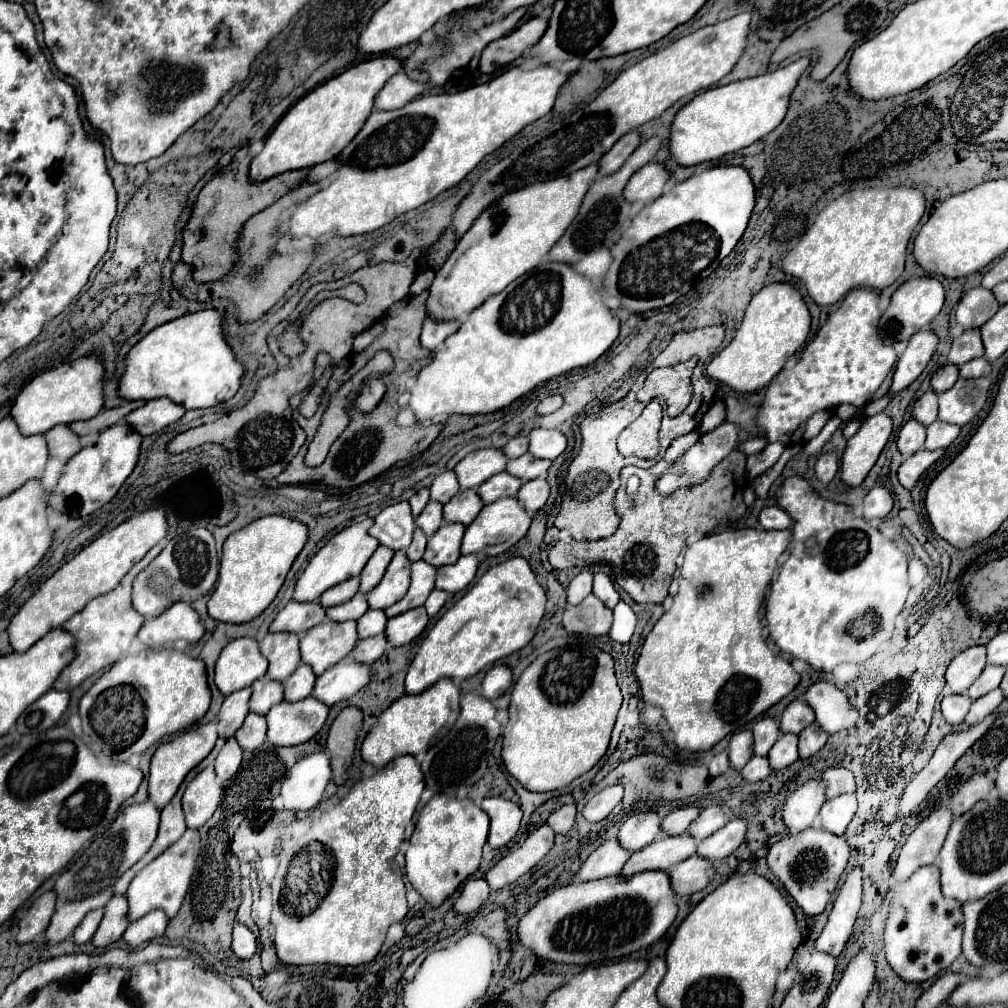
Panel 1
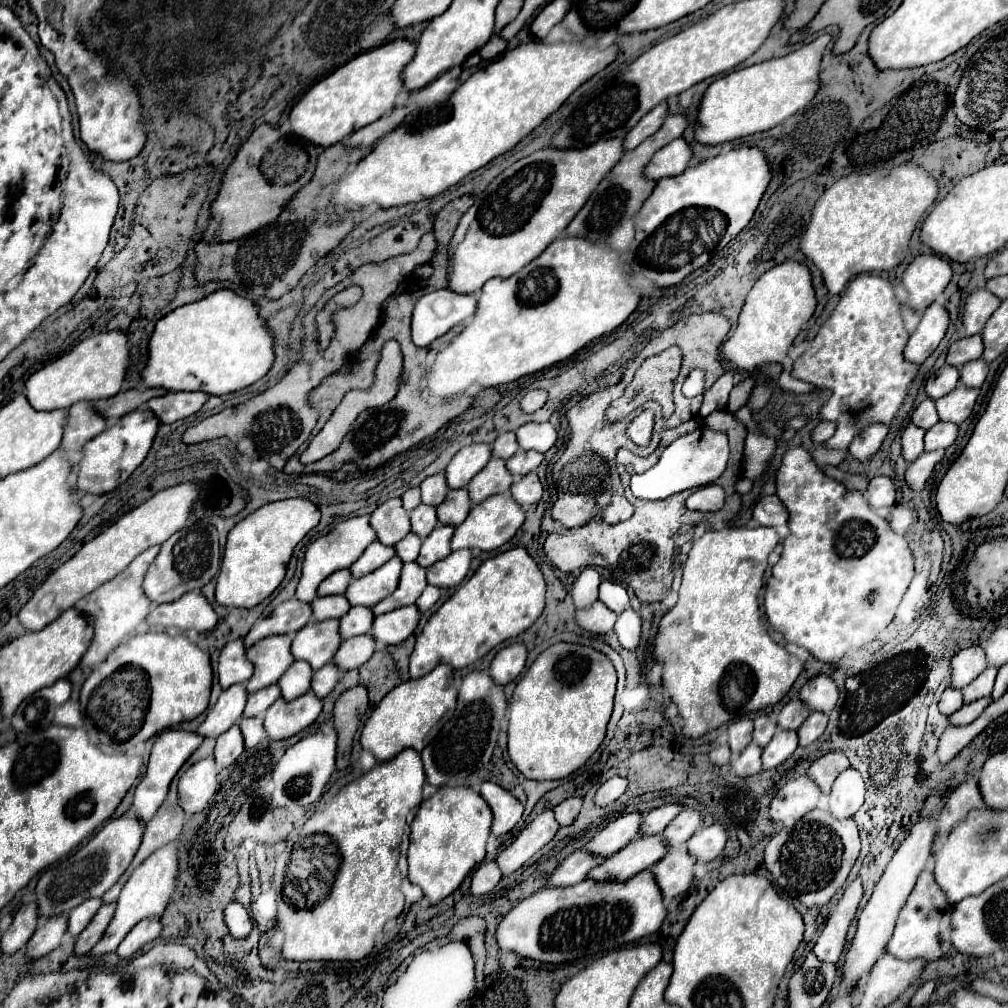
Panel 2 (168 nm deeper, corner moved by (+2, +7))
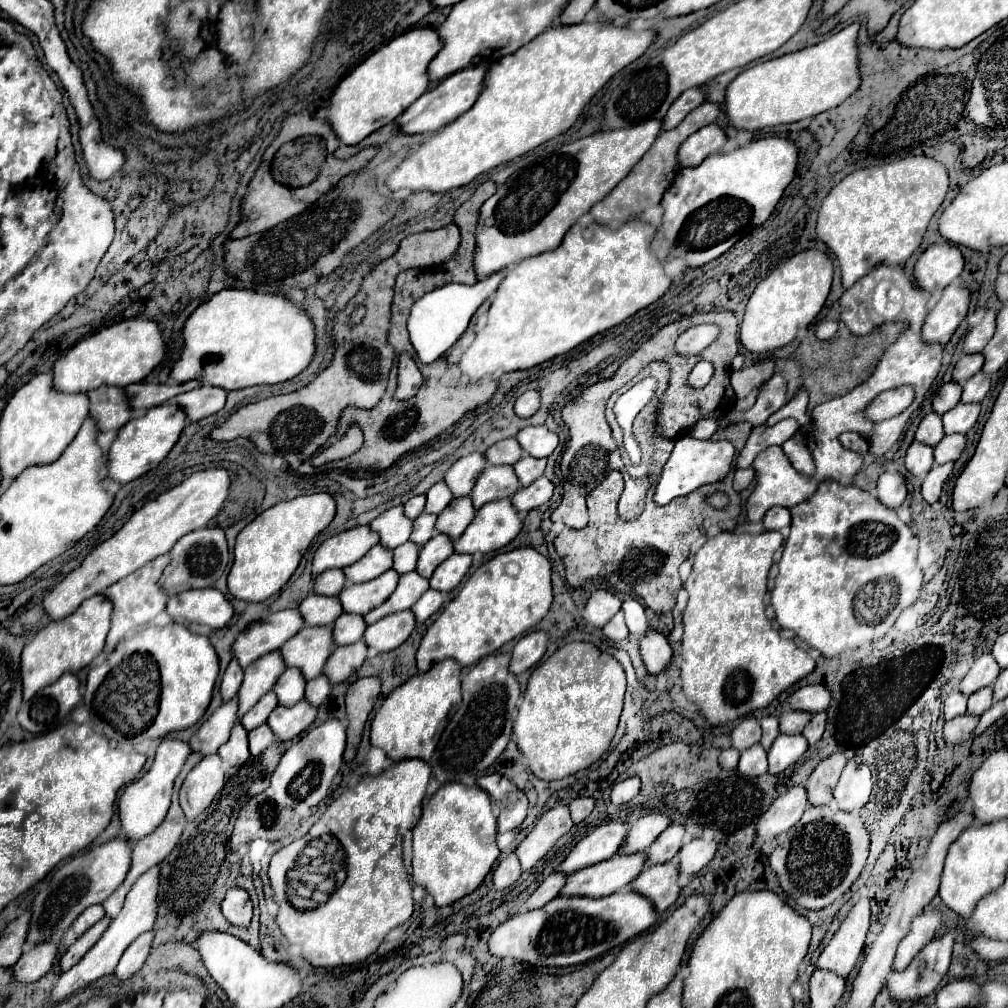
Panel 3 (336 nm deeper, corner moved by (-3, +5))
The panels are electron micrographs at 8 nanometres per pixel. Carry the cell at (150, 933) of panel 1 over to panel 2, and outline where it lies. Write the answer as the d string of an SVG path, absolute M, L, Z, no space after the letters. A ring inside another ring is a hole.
M150 916L146 920L140 920L128 934L126 938L120 942L118 946L118 956L122 958L130 958L136 950L140 950L146 942L152 942L160 936L162 930L162 922L158 916Z

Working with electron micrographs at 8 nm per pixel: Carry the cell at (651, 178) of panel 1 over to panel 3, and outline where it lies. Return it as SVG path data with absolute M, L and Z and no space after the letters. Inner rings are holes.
M709 124L689 136L679 148L681 166L699 166L709 154L715 154L727 142L727 134L719 124Z

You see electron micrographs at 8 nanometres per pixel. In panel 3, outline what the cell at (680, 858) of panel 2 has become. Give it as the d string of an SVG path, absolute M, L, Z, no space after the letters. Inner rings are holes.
M675 862L649 866L627 888L651 898L655 910L663 914L679 896L679 866Z

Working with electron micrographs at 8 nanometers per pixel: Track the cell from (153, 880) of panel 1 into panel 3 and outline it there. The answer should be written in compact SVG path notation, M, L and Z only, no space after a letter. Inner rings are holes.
M159 866L147 870L131 888L131 892L127 894L127 900L119 912L119 916L115 920L111 920L109 928L103 932L103 936L99 938L99 942L81 958L81 962L77 962L71 970L63 972L57 980L57 984L53 986L51 994L49 994L49 1004L57 1004L67 1000L71 994L75 994L79 988L85 988L91 982L97 982L103 976L109 976L115 972L115 966L119 962L119 958L123 956L123 952L127 950L127 946L139 938L143 932L153 928L155 916L157 916L157 888L159 888Z

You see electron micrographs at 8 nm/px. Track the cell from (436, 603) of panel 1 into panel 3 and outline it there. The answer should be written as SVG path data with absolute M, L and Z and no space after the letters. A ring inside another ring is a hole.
M429 588L429 590L411 606L411 610L413 610L417 622L425 622L429 616L433 616L433 614L441 608L441 604L443 604L441 592Z

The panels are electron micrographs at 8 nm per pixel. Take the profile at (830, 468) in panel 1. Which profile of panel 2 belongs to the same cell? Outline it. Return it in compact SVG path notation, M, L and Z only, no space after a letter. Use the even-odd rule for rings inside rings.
M874 274L856 276L844 290L832 316L820 326L810 348L794 360L792 376L814 386L826 386L832 390L830 400L820 410L824 420L834 420L836 434L814 450L818 464L838 466L844 460L842 450L848 450L854 434L872 422L890 424L892 416L904 402L906 388L914 380L918 366L902 358L902 350L908 342L900 316L900 302L896 300L888 280Z

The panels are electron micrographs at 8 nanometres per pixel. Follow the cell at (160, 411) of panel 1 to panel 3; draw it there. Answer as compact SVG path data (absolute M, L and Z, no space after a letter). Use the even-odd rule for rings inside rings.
M203 384L191 392L179 394L171 402L175 402L177 406L181 406L185 410L189 422L195 422L195 420L207 418L211 414L217 414L225 406L225 400L227 400L227 390Z

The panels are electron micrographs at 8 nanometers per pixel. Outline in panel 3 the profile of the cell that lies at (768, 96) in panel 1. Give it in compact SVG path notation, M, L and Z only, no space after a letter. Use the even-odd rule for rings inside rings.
M853 22L819 44L759 62L741 72L727 88L729 124L743 130L799 122L845 102L861 84L859 36L861 22Z

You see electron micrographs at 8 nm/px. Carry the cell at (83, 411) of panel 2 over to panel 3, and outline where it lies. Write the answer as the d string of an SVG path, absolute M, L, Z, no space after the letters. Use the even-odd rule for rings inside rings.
M101 386L97 390L87 392L91 400L91 416L99 424L99 432L119 430L133 418L133 410L129 406L129 398L125 388L119 386Z

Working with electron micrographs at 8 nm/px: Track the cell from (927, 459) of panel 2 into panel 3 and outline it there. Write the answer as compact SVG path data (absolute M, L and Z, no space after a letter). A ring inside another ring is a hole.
M947 462L943 466L933 466L931 468L931 472L923 478L923 498L925 498L925 502L929 502L929 504L939 502L943 484L949 478L951 470L953 470L953 462Z

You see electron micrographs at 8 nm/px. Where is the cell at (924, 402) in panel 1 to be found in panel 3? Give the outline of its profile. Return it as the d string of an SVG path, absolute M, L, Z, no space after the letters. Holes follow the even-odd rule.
M935 412L927 414L915 432L915 440L921 444L927 444L927 446L937 446L943 436L945 436L945 432L943 432L943 424L941 424L941 416Z

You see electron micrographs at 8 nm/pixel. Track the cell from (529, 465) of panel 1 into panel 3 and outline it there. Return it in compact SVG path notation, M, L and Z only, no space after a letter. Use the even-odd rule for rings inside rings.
M525 454L513 468L515 468L515 474L517 474L519 482L523 486L529 486L533 480L543 476L545 464L547 464L547 458L533 458L533 456Z

